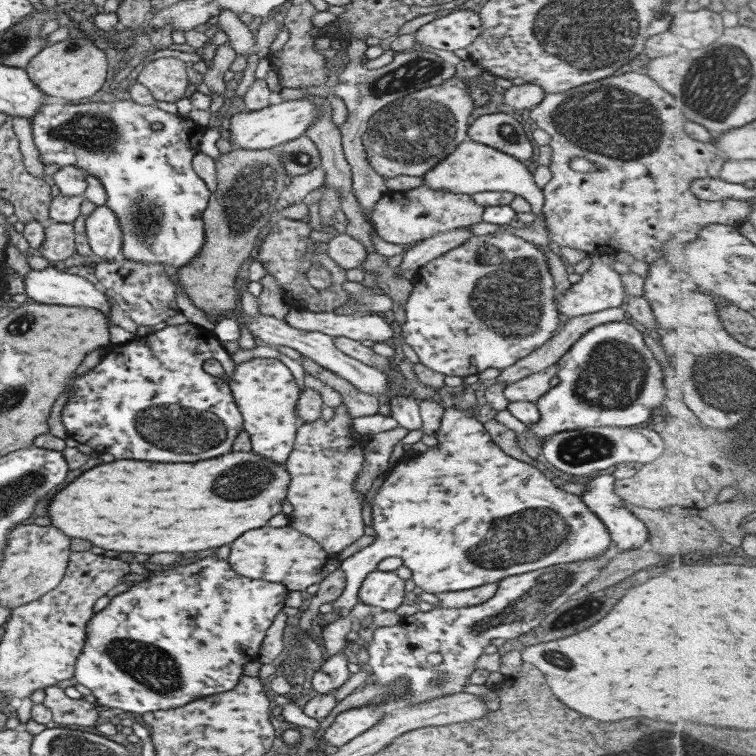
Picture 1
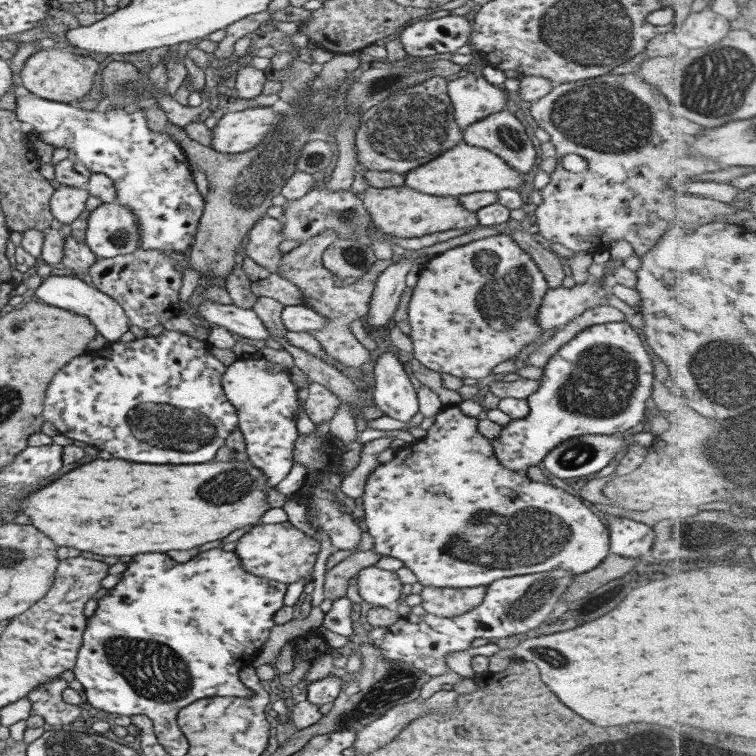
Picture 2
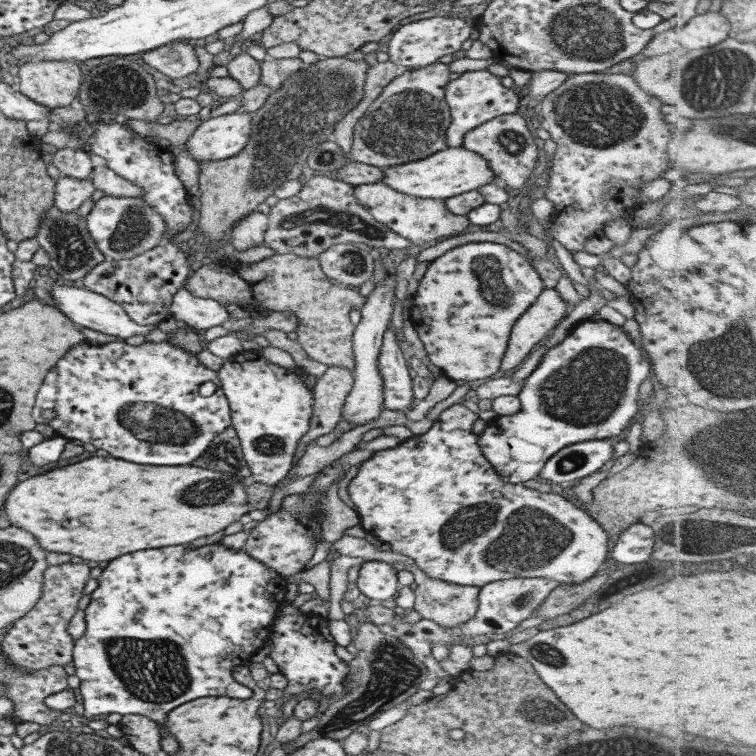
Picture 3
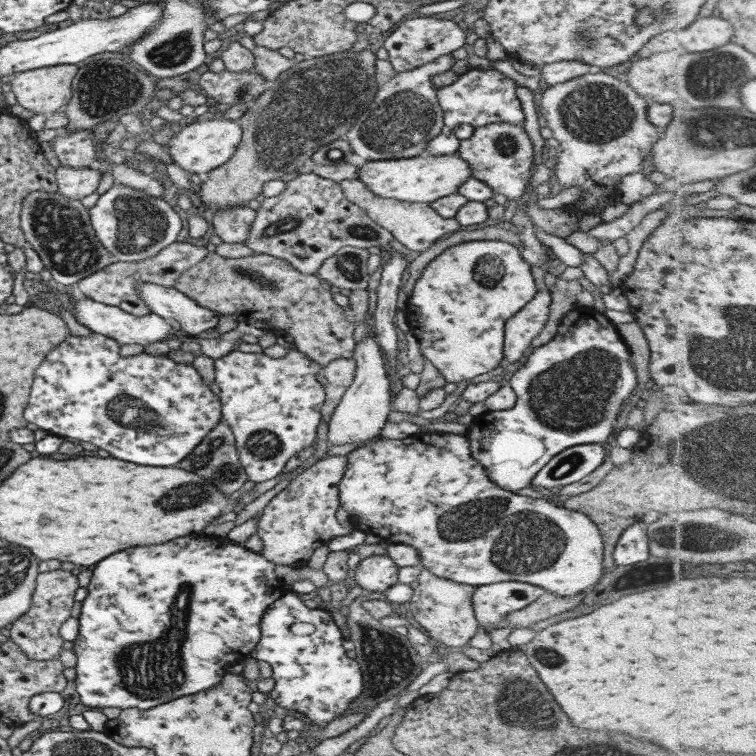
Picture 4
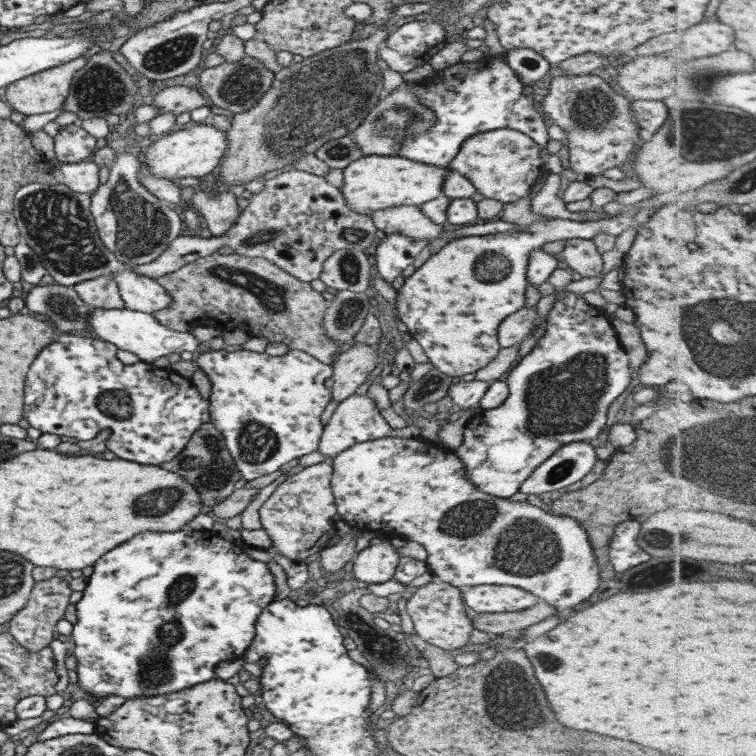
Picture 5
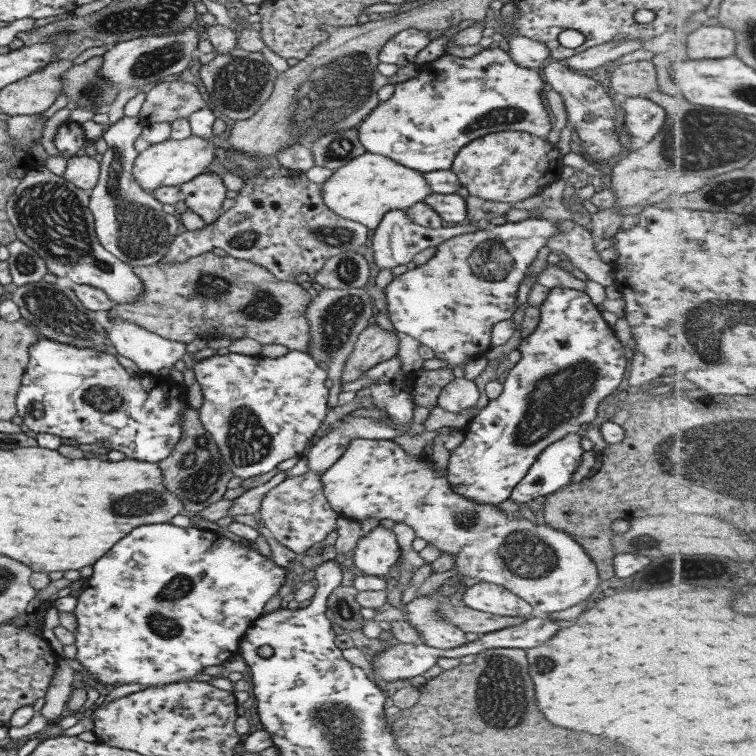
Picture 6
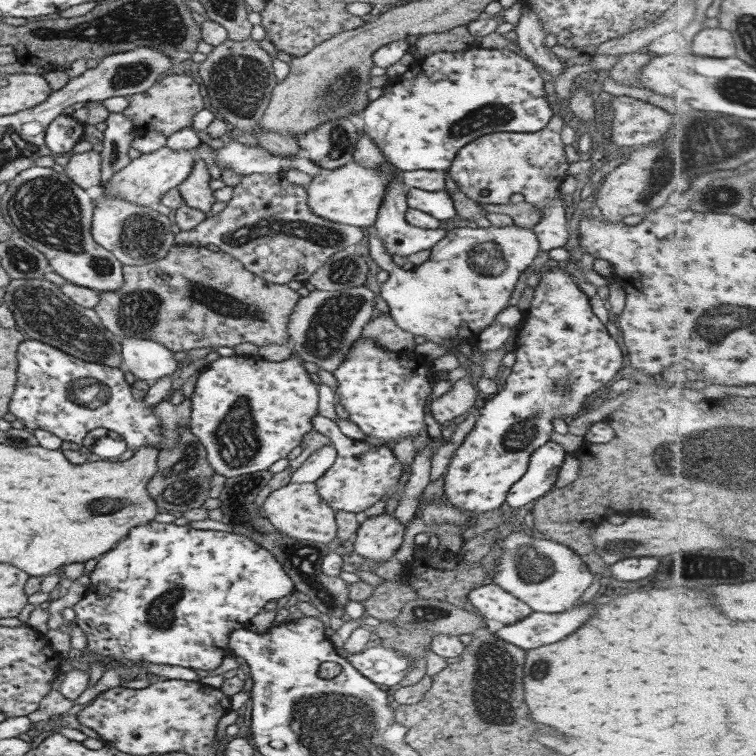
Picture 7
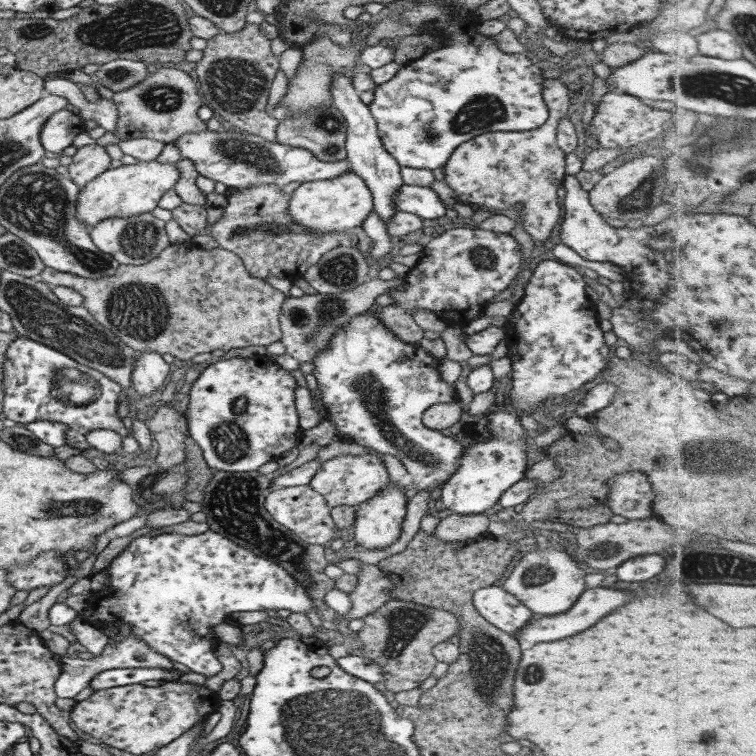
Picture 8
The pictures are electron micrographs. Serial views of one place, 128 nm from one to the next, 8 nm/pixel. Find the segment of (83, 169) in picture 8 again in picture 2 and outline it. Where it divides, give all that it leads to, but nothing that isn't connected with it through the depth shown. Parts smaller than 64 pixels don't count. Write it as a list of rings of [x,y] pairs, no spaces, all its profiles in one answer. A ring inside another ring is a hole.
[[[61,185],[53,193],[49,204],[55,220],[64,225],[74,222],[84,212],[88,198],[86,189]]]

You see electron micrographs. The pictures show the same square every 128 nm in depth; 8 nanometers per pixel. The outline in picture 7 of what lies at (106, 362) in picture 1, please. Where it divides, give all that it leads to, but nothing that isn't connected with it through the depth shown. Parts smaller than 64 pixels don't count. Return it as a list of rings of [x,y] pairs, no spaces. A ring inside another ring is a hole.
[[[28,338],[18,345],[17,354],[17,384],[10,400],[10,414],[28,430],[44,429],[63,441],[82,444],[88,432],[106,428],[121,434],[128,450],[136,452],[146,445],[159,449],[163,422],[153,413],[154,406],[144,405],[144,398],[133,399],[123,368],[86,362],[45,342]]]

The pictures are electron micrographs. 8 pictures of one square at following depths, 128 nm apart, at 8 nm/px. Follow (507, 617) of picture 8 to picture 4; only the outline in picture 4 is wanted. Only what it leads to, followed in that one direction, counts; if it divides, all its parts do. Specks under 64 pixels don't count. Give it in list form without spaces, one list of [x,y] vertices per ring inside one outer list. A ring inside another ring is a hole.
[[[506,581],[476,587],[472,607],[480,626],[505,626],[506,616],[523,610],[546,590],[525,582]]]

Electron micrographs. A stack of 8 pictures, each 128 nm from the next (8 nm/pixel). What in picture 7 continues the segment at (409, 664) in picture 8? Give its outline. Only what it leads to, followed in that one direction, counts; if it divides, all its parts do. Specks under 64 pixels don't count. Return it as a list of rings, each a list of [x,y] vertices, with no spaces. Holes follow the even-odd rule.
[[[416,599],[408,602],[399,611],[398,617],[392,622],[381,621],[376,628],[371,628],[373,633],[378,634],[380,646],[393,648],[397,652],[403,652],[408,659],[414,661],[410,672],[399,682],[400,686],[414,686],[423,680],[427,672],[426,650],[431,648],[430,641],[436,635],[450,635],[459,637],[464,634],[475,635],[488,628],[486,618],[480,614],[470,613],[460,607],[456,607],[447,601],[436,599]]]

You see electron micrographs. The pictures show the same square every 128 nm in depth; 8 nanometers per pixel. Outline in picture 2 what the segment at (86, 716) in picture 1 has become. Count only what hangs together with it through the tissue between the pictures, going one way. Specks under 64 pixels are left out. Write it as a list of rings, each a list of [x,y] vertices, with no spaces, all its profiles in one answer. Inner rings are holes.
[[[60,677],[31,690],[25,696],[32,703],[30,714],[41,716],[46,724],[61,724],[66,727],[71,722],[82,724],[86,705],[68,704],[63,701],[63,692],[68,685]]]

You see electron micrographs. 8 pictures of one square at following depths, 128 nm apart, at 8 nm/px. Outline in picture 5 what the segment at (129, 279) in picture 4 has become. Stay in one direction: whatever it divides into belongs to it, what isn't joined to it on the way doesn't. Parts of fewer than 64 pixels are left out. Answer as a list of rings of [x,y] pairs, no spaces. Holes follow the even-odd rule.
[[[294,169],[263,182],[266,190],[253,194],[248,206],[238,215],[237,223],[224,235],[208,238],[180,235],[160,257],[146,265],[131,266],[132,270],[159,279],[198,258],[217,253],[222,246],[230,246],[235,254],[264,258],[298,280],[311,281],[319,278],[324,262],[334,252],[347,250],[350,246],[363,250],[377,241],[372,217],[354,212],[342,197],[342,190],[328,184],[323,177]],[[103,274],[72,286],[78,296],[91,307],[102,309],[124,309],[115,281],[115,274]]]

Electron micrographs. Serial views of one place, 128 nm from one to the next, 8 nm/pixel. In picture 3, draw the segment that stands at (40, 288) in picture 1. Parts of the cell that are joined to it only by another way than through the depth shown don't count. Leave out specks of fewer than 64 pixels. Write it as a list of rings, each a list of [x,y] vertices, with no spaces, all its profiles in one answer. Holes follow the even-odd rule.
[[[55,284],[50,293],[57,304],[56,308],[79,327],[91,328],[96,332],[102,332],[102,334],[108,334],[108,336],[117,336],[123,340],[130,338],[130,336],[146,336],[150,330],[157,327],[157,325],[144,326],[134,322],[117,302],[97,292],[90,292],[86,288],[73,287],[71,284]]]

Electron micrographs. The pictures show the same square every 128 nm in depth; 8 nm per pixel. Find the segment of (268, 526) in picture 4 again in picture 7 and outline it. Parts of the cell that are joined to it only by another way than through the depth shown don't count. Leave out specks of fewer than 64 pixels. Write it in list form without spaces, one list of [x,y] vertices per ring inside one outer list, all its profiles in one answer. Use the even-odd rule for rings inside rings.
[[[290,482],[266,498],[263,515],[280,531],[298,540],[328,543],[337,537],[335,510],[320,496],[314,482]]]

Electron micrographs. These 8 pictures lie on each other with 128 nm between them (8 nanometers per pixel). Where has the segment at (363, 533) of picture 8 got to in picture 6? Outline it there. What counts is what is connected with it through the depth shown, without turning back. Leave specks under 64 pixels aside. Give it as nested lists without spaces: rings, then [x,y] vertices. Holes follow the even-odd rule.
[[[375,527],[361,537],[354,550],[354,562],[363,574],[383,577],[401,556],[401,546],[392,529]]]

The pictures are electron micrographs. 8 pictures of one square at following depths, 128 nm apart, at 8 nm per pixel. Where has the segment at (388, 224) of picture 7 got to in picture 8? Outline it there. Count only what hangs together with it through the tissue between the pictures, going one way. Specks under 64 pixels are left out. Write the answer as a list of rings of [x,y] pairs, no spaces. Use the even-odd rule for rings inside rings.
[[[336,73],[330,92],[333,98],[333,105],[340,111],[347,123],[344,149],[347,151],[346,157],[350,168],[364,180],[366,187],[370,189],[370,193],[372,193],[374,198],[373,210],[378,213],[378,216],[386,224],[387,220],[397,213],[394,198],[400,192],[400,188],[404,186],[400,172],[401,167],[382,146],[380,136],[378,136],[377,124],[370,113],[370,106],[360,100],[360,92],[354,89],[351,76],[344,73]]]

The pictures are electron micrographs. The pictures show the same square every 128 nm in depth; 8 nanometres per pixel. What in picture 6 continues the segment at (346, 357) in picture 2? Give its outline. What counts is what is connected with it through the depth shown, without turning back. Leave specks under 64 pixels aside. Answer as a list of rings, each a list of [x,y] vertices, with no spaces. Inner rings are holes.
[[[206,252],[206,254],[202,254],[201,256],[190,258],[190,260],[186,262],[176,262],[176,264],[162,264],[162,262],[156,262],[150,266],[136,266],[133,268],[133,271],[141,278],[143,288],[143,293],[139,296],[139,299],[136,299],[132,304],[130,303],[116,303],[110,310],[107,310],[107,318],[115,318],[115,316],[119,316],[119,318],[123,318],[123,320],[129,320],[162,338],[166,338],[168,340],[179,340],[180,342],[185,342],[188,344],[192,342],[192,340],[196,340],[196,338],[253,338],[256,342],[259,342],[262,345],[265,344],[281,344],[282,346],[286,346],[289,350],[299,350],[305,351],[309,349],[310,342],[310,325],[306,320],[305,314],[307,306],[310,304],[312,296],[308,293],[306,289],[300,286],[300,283],[296,282],[288,282],[284,280],[278,279],[274,276],[270,271],[266,270],[266,268],[259,266],[256,263],[252,263],[249,261],[244,261],[238,258],[233,258],[230,256],[216,256],[212,252]]]

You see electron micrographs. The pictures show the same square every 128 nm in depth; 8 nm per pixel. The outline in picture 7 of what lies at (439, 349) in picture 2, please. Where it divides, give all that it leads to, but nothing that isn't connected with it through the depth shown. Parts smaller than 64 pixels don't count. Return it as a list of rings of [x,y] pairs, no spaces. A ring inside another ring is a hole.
[[[514,224],[503,227],[454,228],[446,231],[444,238],[430,248],[430,258],[426,262],[406,271],[393,262],[393,257],[387,253],[385,242],[378,238],[374,225],[368,229],[370,257],[380,270],[389,272],[388,279],[380,284],[380,296],[387,302],[389,313],[397,325],[414,336],[425,336],[428,341],[442,345],[445,340],[450,340],[458,349],[464,343],[476,346],[477,336],[493,324],[496,314],[508,306],[510,294],[514,292],[520,275],[533,265],[533,259],[541,250],[537,235],[530,228]]]

